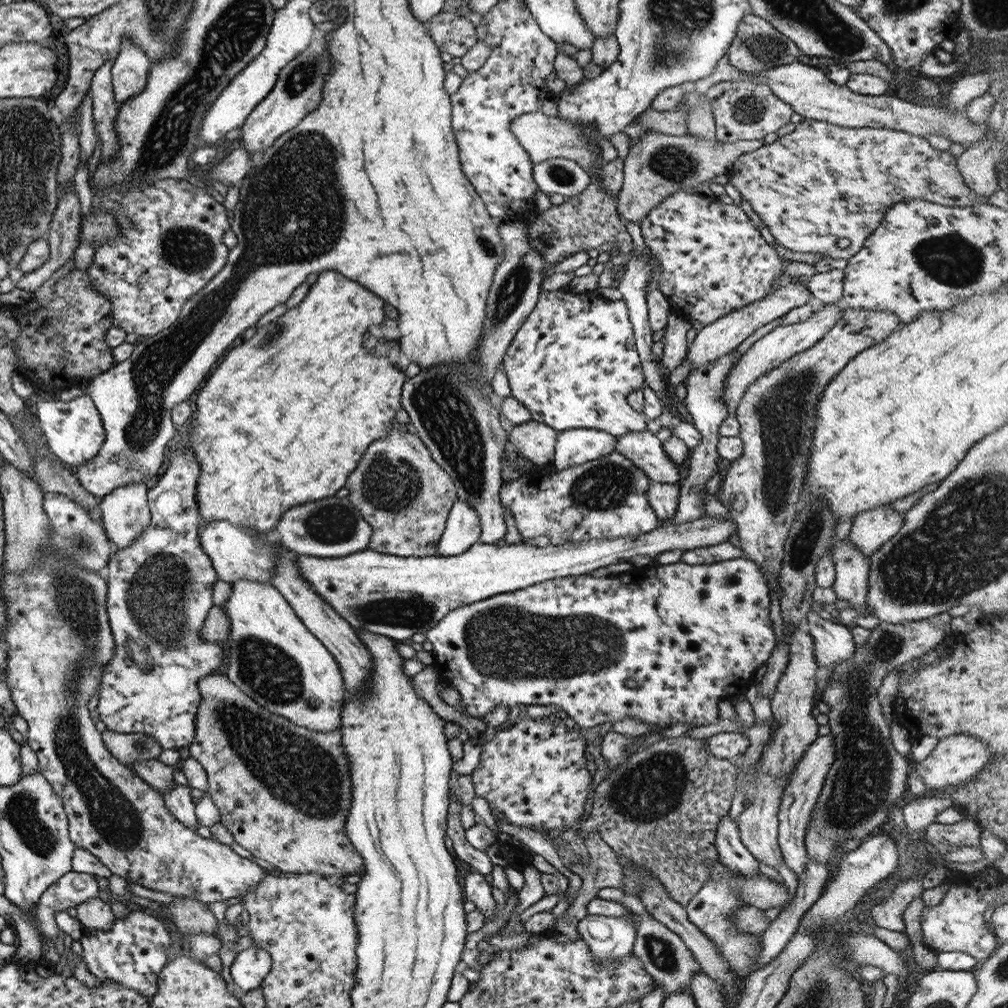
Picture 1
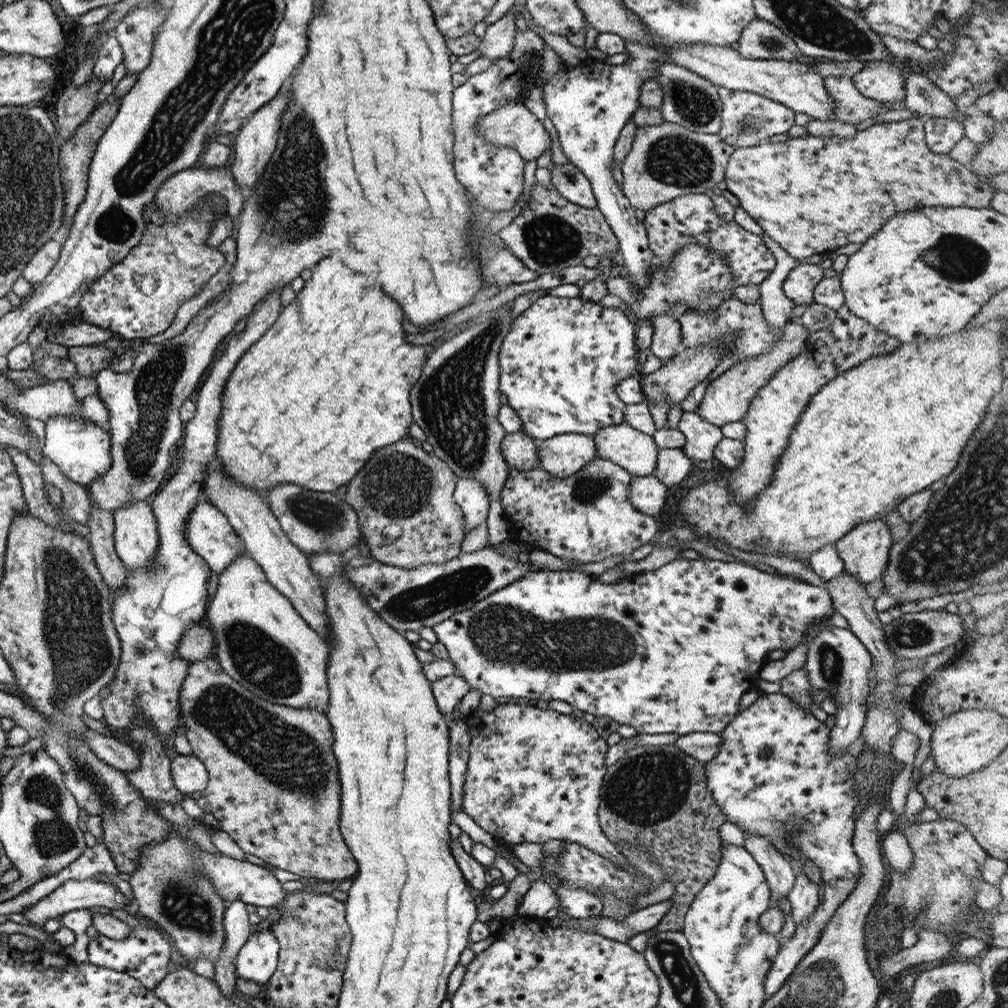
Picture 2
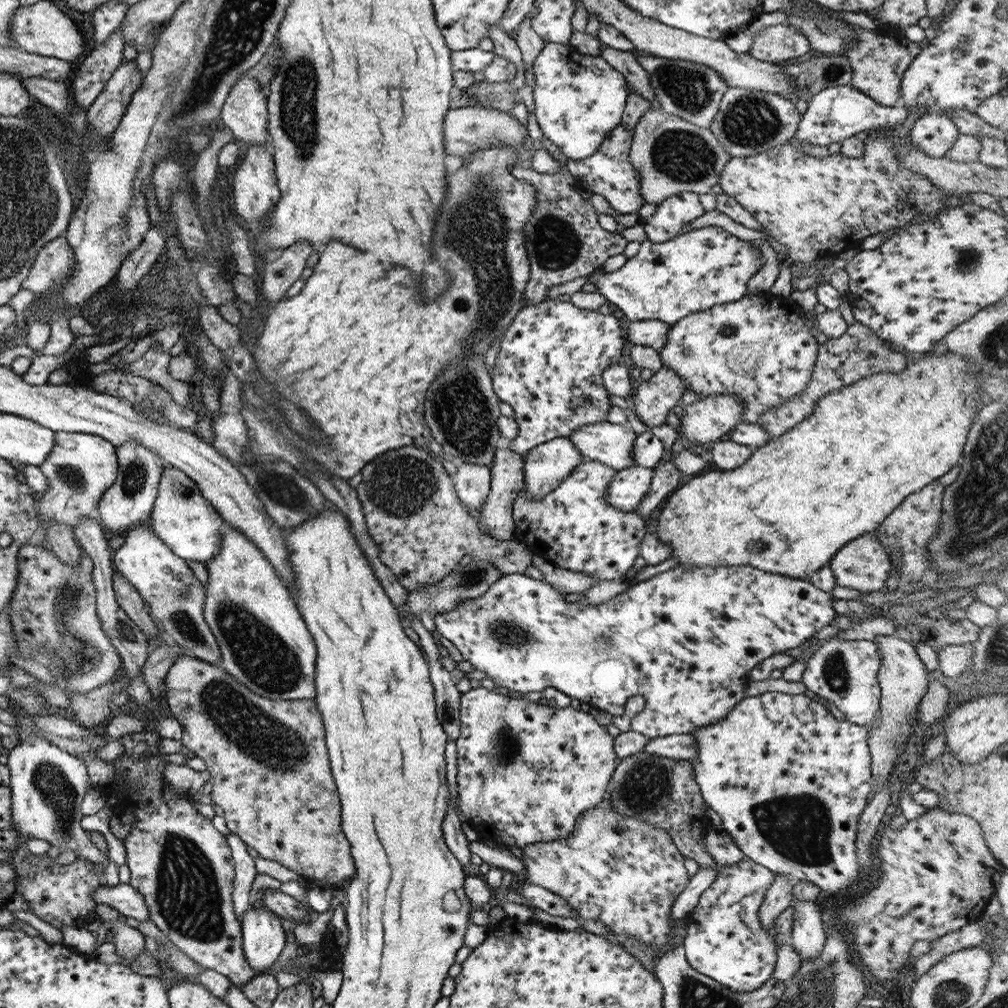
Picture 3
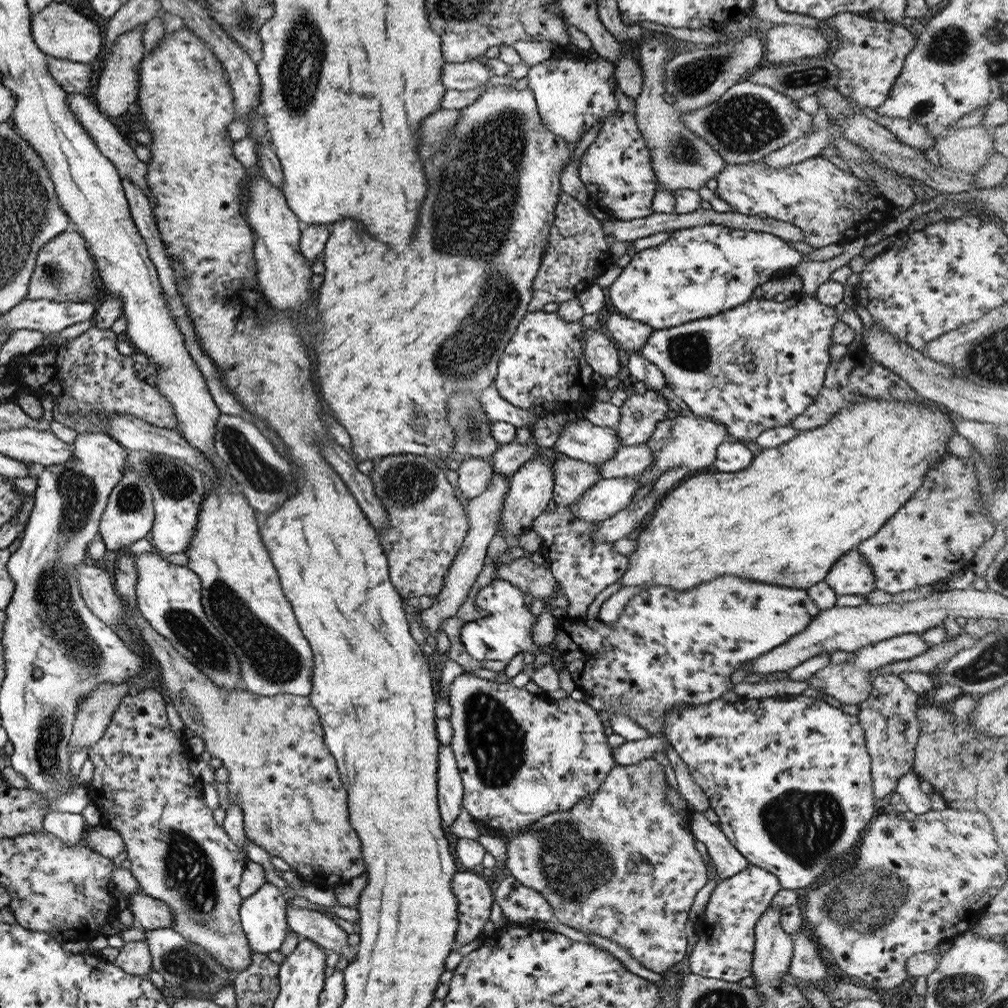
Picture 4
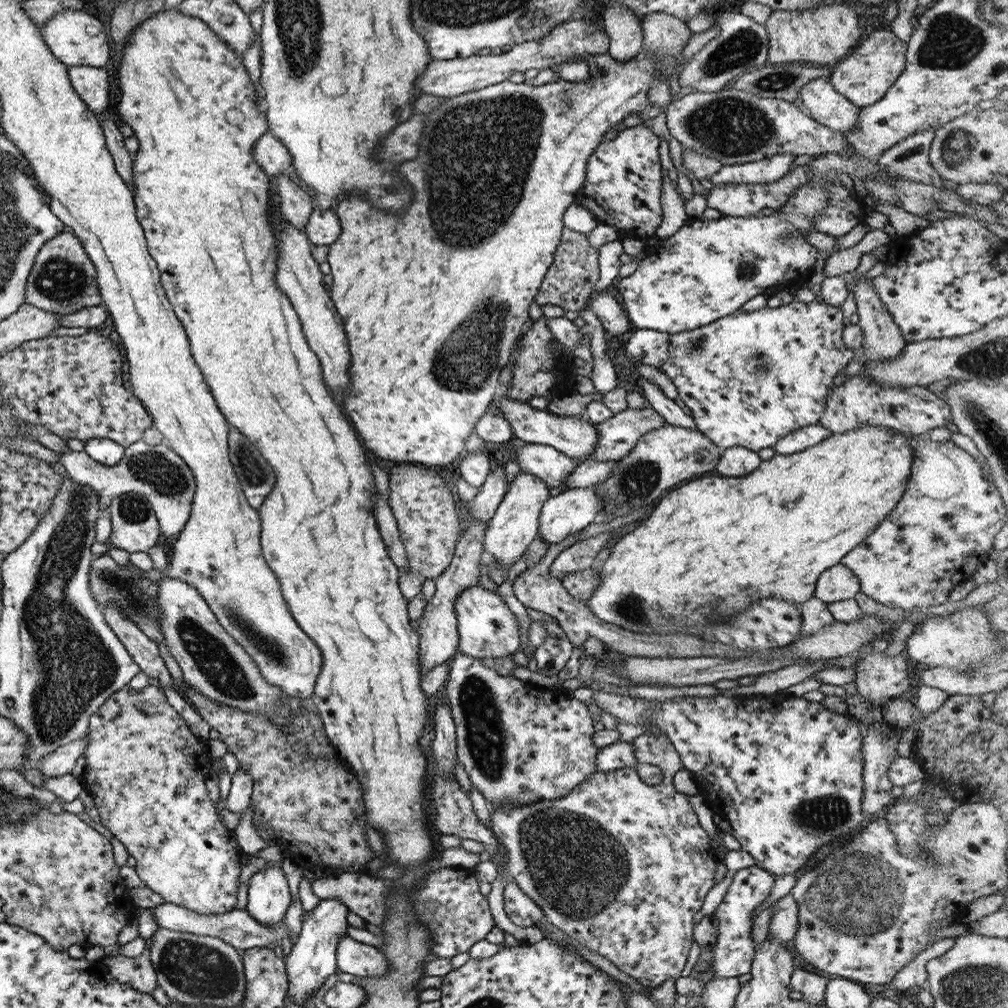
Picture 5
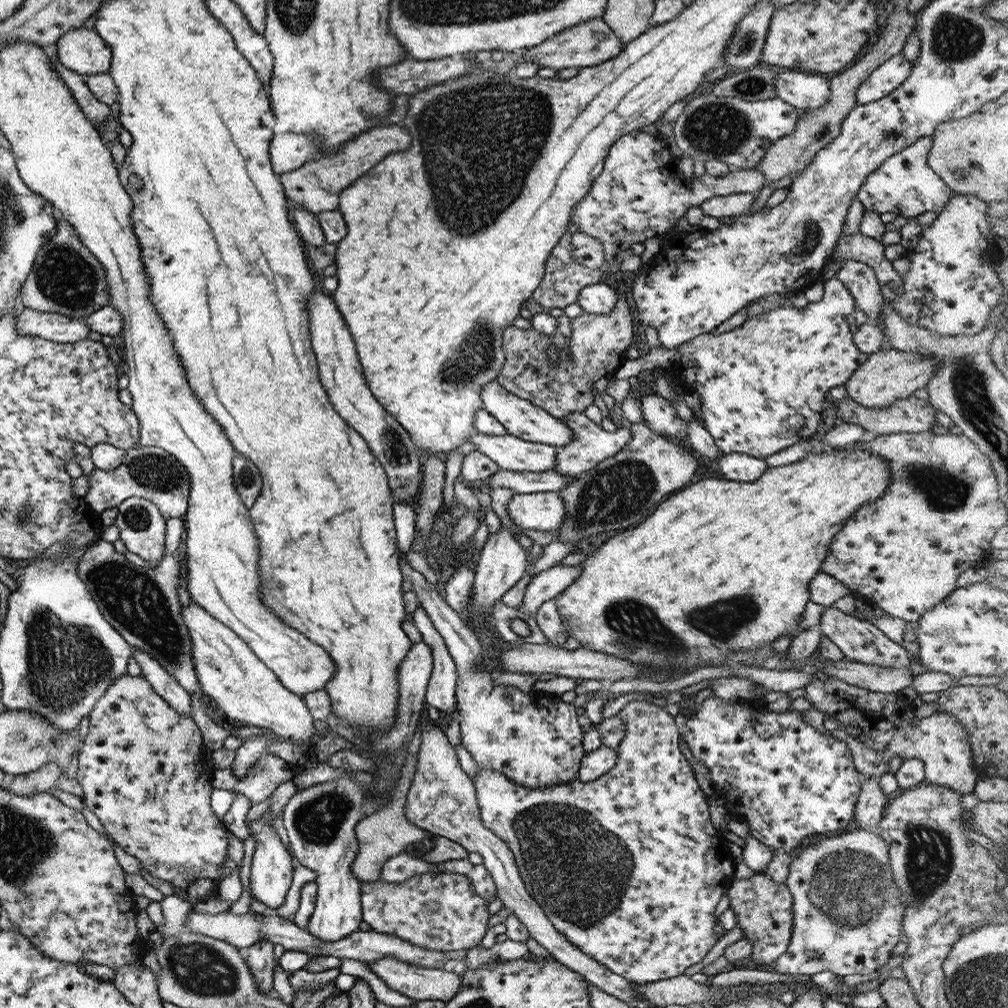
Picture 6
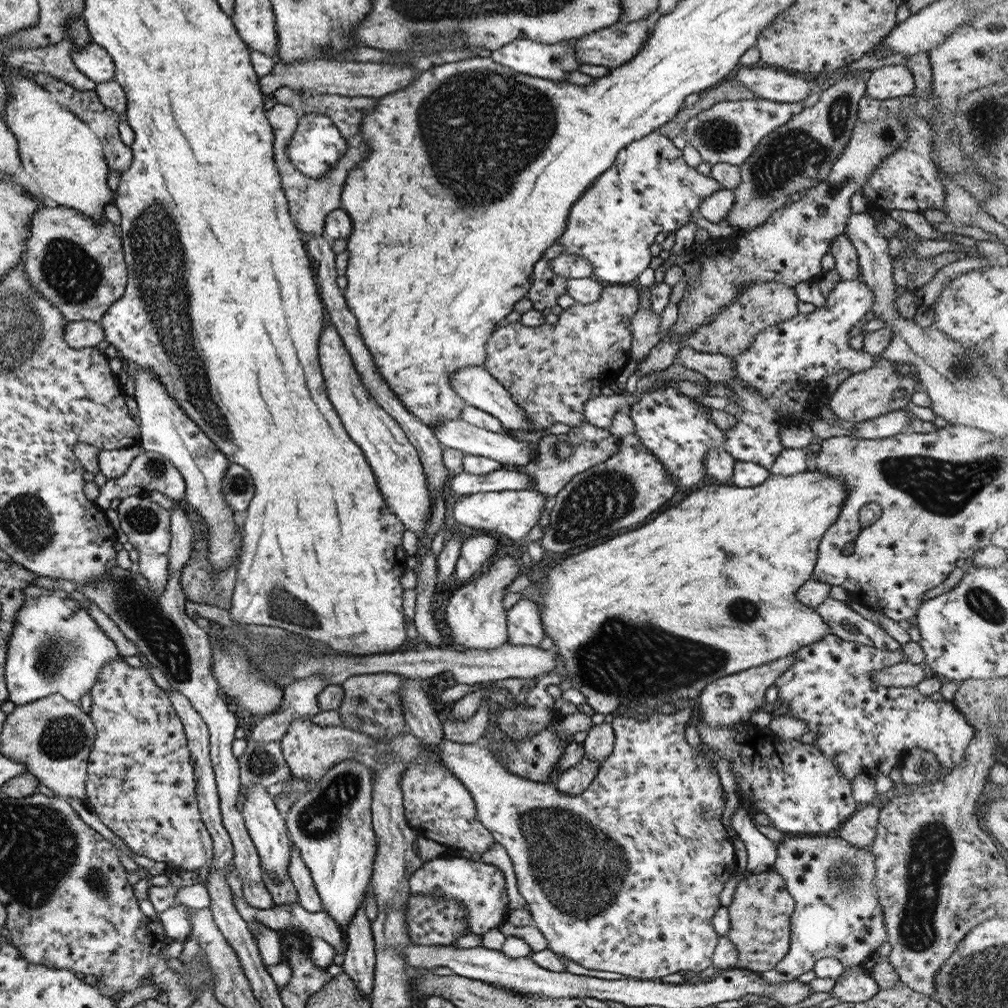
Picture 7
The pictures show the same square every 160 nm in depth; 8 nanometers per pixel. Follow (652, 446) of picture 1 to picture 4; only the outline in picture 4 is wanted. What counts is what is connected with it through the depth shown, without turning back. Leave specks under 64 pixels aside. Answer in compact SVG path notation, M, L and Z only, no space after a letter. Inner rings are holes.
M580 415L577 420L563 425L563 429L559 433L558 439L552 445L552 448L569 458L586 462L587 464L598 465L611 458L621 446L622 444L620 444L620 440L616 436L615 429L595 426Z

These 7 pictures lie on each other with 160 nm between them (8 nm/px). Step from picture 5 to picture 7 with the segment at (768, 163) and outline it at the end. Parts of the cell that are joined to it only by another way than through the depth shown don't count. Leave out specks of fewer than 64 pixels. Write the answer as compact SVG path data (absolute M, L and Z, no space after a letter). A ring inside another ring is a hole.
M656 130L643 138L623 146L613 163L585 189L569 207L563 232L554 240L562 246L561 253L582 256L592 268L590 278L603 285L627 284L637 278L649 266L651 254L648 246L659 232L669 232L684 225L692 210L712 192L725 189L709 176L699 174L683 161L681 151L677 150L671 139Z

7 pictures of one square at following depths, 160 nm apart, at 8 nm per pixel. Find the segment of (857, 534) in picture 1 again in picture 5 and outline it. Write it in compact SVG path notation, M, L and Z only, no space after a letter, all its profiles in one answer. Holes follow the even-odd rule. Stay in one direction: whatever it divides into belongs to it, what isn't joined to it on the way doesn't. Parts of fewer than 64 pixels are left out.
M838 563L819 574L813 595L823 602L837 602L855 596L860 591L859 587L858 578L853 572Z

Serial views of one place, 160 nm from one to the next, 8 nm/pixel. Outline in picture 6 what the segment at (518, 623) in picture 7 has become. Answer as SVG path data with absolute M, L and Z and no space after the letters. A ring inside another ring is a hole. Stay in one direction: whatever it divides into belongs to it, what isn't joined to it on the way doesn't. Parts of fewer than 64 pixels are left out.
M560 564L544 572L539 572L531 577L526 585L521 605L516 609L523 614L533 616L543 602L554 599L579 574L581 574L579 566L562 566Z

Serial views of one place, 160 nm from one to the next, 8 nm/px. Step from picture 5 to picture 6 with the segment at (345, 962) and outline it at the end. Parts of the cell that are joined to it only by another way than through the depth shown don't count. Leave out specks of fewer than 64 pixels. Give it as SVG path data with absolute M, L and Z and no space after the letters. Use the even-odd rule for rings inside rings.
M384 956L377 960L368 960L368 962L363 963L368 966L367 970L371 970L373 974L377 975L377 978L379 978L387 988L417 1002L437 1000L445 1004L455 997L455 994L459 992L459 987L461 987L461 975L459 974L444 972L439 968L421 968L420 966L407 964L406 962L399 962L391 956Z

